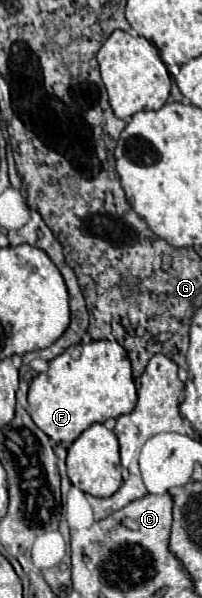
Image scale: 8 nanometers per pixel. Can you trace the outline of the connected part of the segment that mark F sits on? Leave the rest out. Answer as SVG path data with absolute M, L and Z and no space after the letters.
M116 341L78 343L50 361L50 369L38 373L28 391L28 413L32 421L56 443L70 445L92 423L126 415L136 405L132 367L122 345Z

